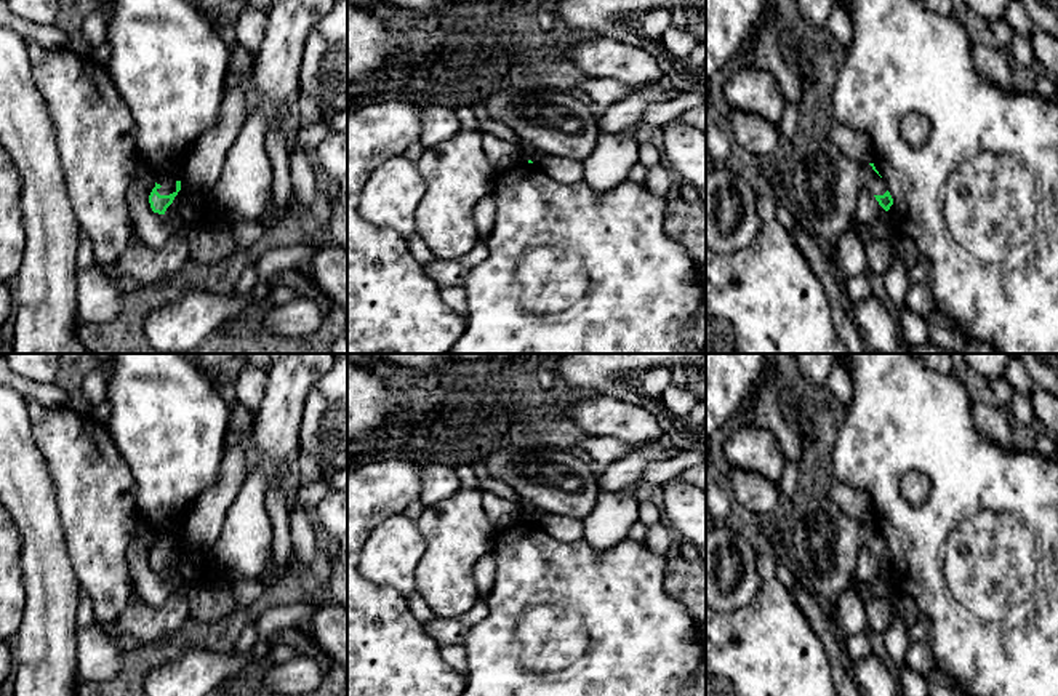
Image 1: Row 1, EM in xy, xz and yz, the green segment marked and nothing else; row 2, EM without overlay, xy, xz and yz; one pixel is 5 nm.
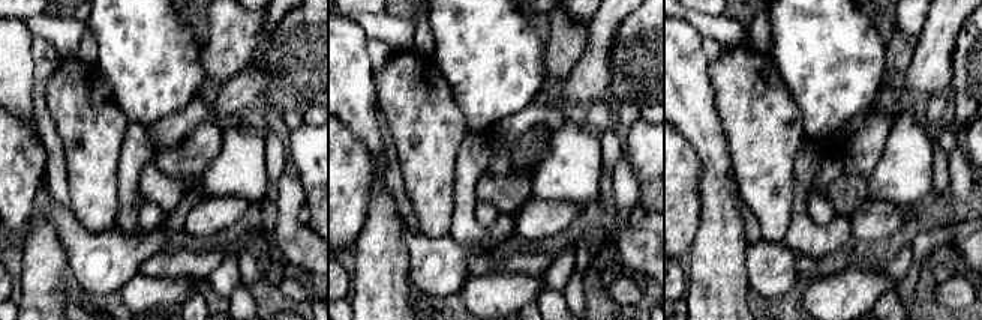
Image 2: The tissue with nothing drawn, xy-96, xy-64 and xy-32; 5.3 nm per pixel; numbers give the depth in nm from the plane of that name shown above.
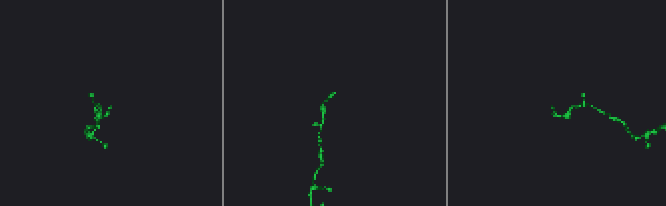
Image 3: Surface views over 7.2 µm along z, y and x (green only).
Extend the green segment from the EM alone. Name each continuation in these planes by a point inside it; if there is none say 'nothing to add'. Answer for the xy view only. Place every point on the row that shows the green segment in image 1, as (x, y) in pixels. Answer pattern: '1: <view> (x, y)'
1: xy (168, 186)

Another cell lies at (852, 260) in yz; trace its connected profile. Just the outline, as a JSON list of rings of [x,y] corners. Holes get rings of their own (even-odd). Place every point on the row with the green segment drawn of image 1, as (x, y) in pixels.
[[[853,227],[834,235],[834,243],[837,246],[836,264],[840,267],[840,272],[845,278],[868,274],[869,266],[864,242],[853,230]]]

